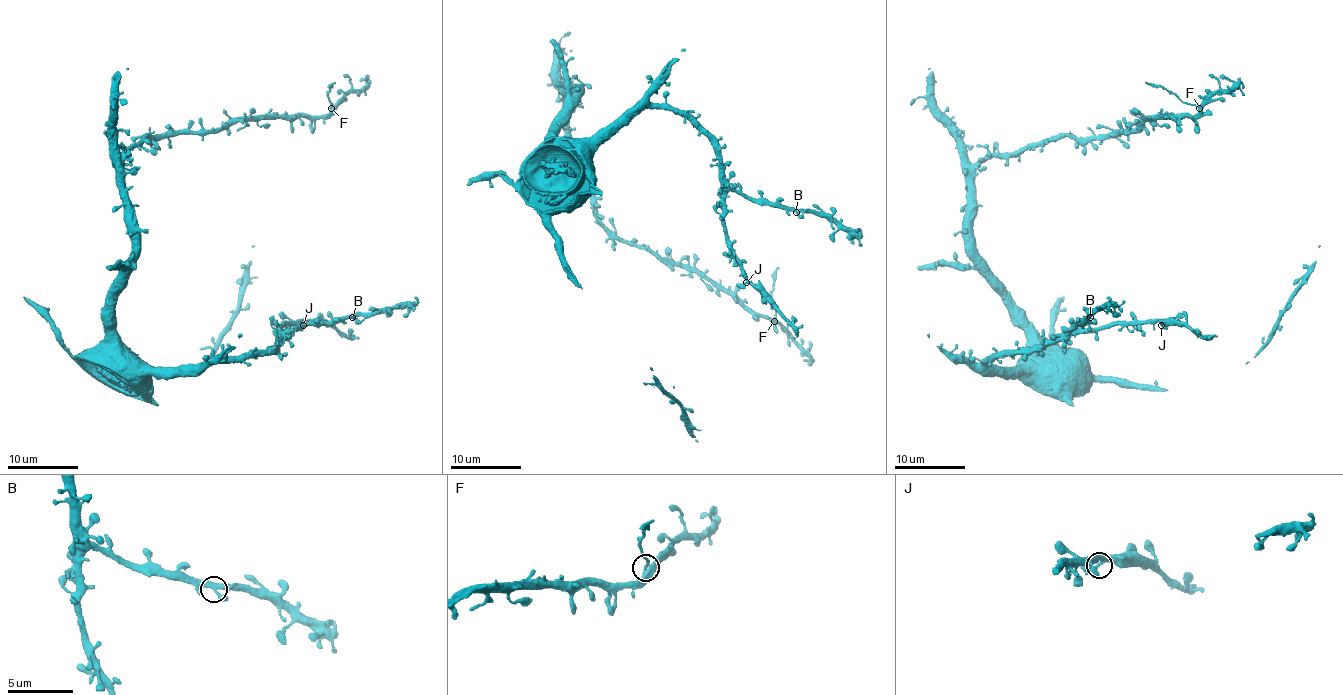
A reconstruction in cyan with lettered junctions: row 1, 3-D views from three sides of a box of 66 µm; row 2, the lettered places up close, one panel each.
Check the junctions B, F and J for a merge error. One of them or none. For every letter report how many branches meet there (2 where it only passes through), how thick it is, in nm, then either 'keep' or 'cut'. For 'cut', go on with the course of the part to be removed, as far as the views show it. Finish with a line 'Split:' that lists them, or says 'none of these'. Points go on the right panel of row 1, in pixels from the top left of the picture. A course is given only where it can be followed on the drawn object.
B: branches 3; calibre 360 nm; keep
F: branches 3; calibre 320 nm; cut; course (1200, 108), (1145, 82)
J: branches 3; calibre 360 nm; keep
Split: F

